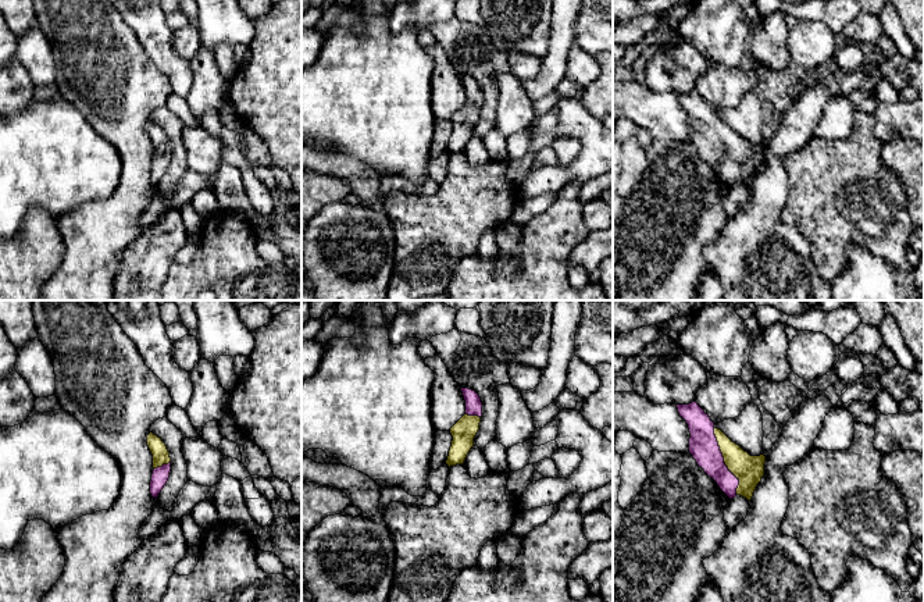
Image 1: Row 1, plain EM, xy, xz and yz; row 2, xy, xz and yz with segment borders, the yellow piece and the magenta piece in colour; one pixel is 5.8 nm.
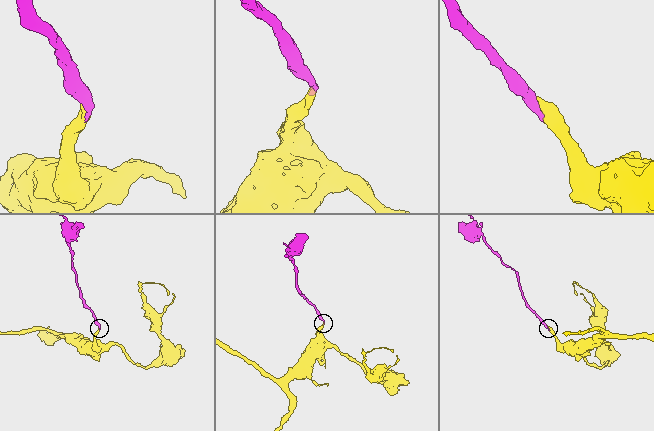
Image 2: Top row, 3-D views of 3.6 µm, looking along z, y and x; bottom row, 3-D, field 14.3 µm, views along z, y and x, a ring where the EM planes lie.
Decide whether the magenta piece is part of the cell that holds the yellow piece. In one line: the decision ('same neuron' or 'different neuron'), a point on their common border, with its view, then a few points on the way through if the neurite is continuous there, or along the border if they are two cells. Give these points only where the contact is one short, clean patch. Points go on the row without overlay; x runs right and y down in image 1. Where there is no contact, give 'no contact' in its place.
same neuron; meets yellow in yz at (724, 150); runs through yz (749, 159), (734, 159), (724, 150), (709, 135), (703, 135)

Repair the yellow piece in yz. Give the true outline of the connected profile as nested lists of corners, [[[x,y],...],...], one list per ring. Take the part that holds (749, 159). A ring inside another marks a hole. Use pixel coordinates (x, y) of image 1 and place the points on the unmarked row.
[[[696,90],[677,93],[677,97],[688,113],[689,142],[698,154],[717,171],[729,188],[741,184],[750,189],[764,164],[764,142],[750,145],[745,140],[714,115],[709,103]]]

